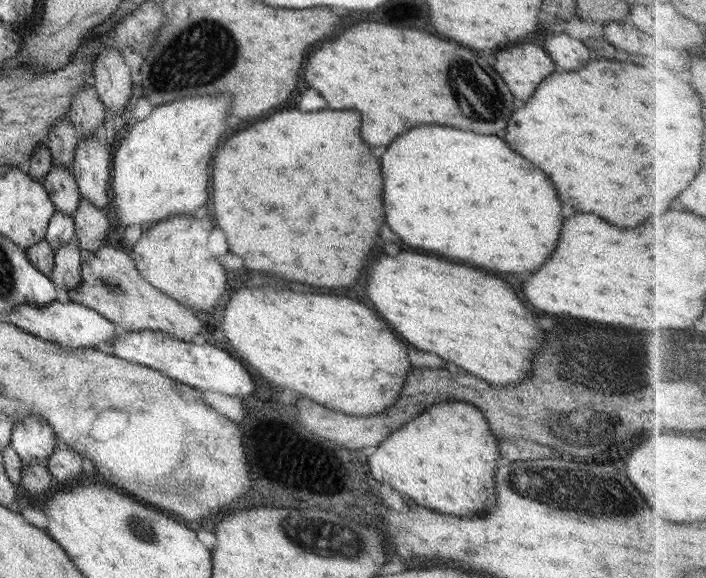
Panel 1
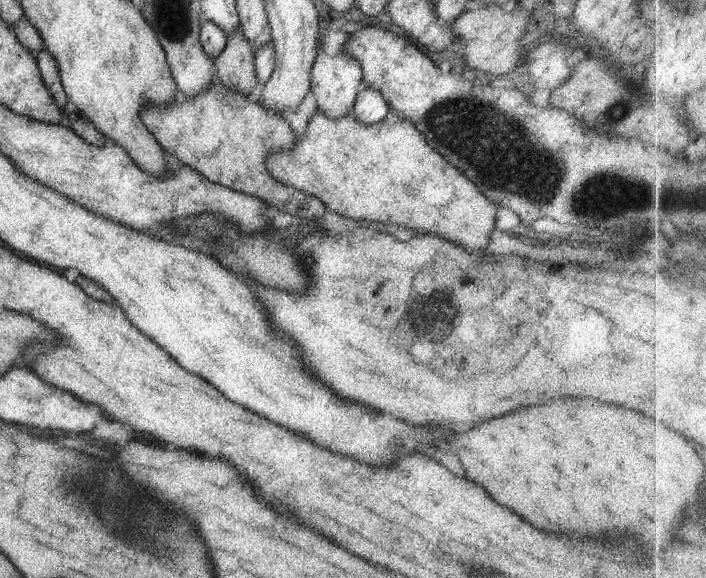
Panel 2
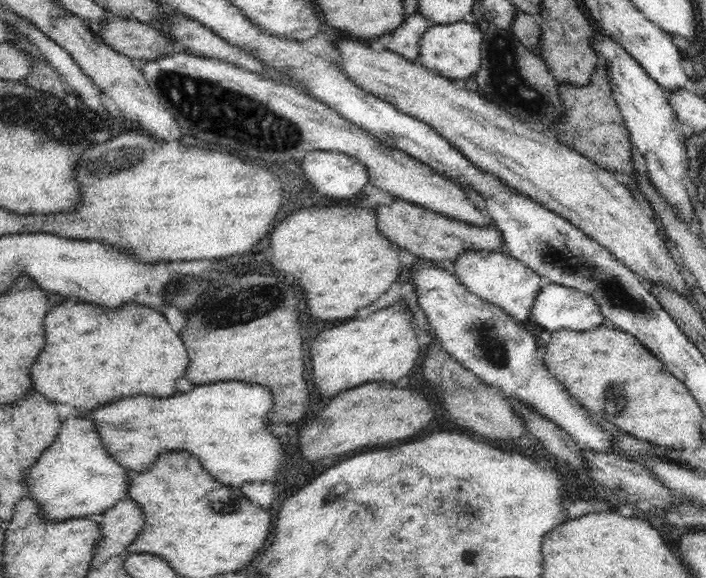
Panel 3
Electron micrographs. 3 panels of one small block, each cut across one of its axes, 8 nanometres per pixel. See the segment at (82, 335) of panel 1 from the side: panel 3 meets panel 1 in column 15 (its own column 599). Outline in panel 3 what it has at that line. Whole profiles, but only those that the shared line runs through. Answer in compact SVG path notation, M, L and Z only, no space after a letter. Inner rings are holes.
M549 283L540 289L532 305L532 318L545 330L590 330L604 324L604 315L596 304L595 298L588 293L568 288L559 284Z

